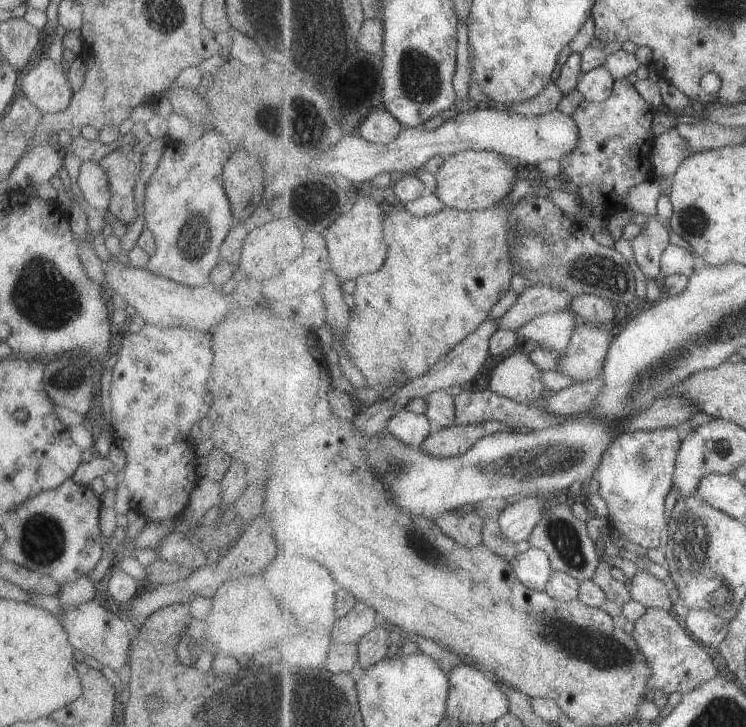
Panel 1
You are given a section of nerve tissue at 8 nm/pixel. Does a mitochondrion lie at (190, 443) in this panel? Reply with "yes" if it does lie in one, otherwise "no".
no

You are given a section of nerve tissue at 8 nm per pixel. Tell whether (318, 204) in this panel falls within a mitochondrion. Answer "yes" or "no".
yes

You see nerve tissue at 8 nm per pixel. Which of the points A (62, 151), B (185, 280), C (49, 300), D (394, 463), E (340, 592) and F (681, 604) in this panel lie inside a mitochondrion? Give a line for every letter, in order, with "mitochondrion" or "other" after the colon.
A: other
B: other
C: mitochondrion
D: mitochondrion
E: other
F: other

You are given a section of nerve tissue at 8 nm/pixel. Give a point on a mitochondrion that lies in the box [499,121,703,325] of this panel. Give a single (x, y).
(587, 269)

